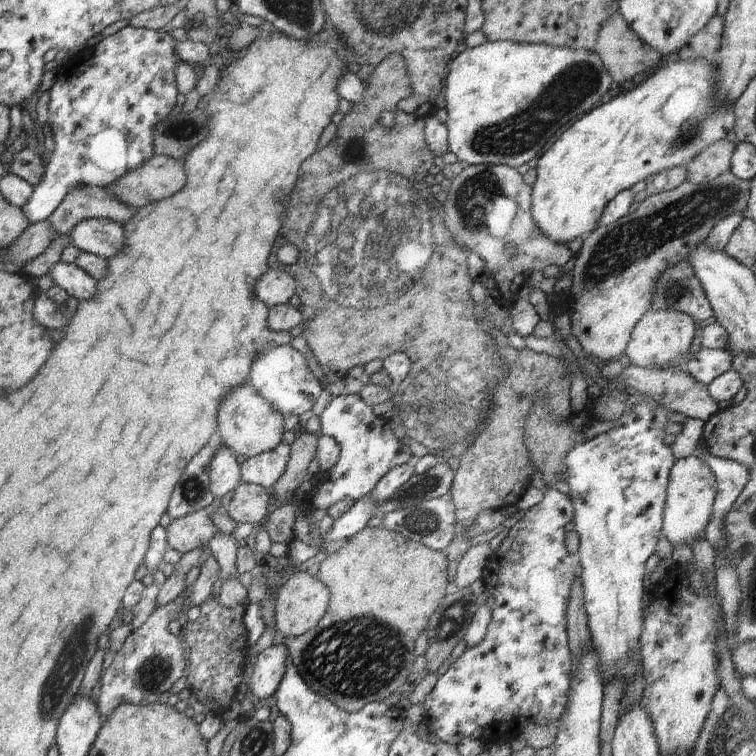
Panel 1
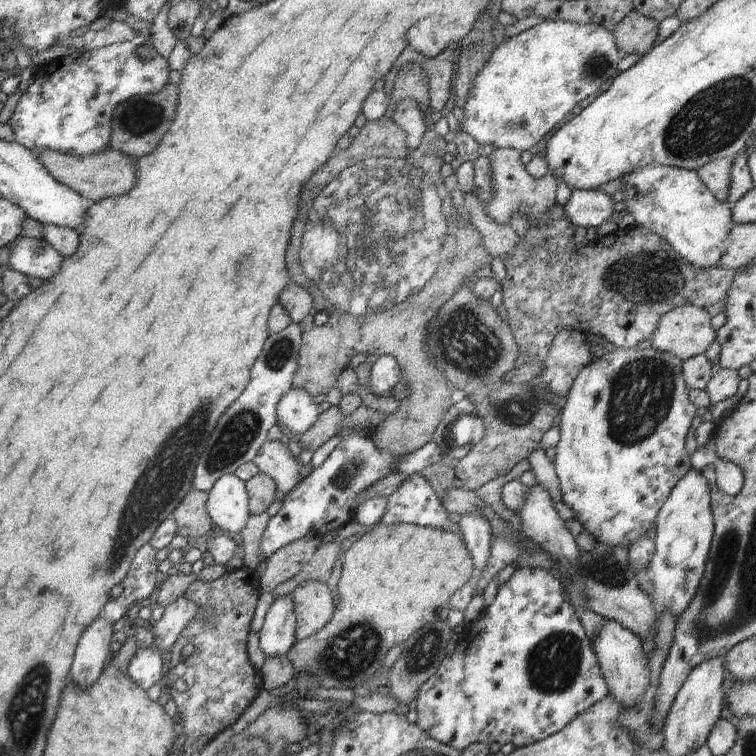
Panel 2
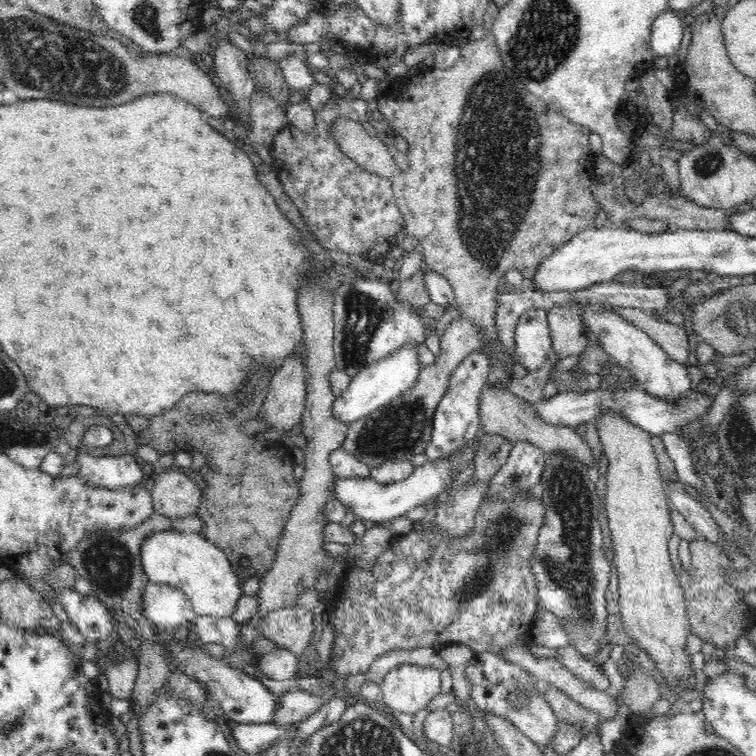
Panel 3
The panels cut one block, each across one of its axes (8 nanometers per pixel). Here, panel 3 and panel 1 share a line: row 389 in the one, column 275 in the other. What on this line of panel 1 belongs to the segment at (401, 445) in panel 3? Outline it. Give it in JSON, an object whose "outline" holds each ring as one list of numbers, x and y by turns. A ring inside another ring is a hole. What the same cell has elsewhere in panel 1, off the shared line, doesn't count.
{"outline":[[248,381,232,388,218,405,216,438,238,455,253,457,274,450,282,442,284,432,284,416,270,406]]}

